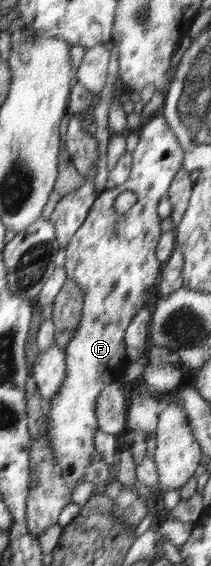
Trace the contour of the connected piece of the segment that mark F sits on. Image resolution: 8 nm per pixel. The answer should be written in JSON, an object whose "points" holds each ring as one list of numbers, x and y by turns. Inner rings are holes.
{"points":[[160,112,145,119,141,125,139,142,132,152,132,170,129,179,123,185,119,185,110,191,104,188,99,194,99,203,91,207,91,215,87,214,87,223,83,227,79,226,79,235,75,239,70,239,65,247,66,276,73,280,84,293,82,314,78,328,64,349,66,352,67,375,65,385,61,387,61,393,57,398,51,399,46,407,47,413,47,438,51,440,51,452,55,452,55,464,61,468,61,478,67,487,74,489,79,486,81,478,86,474,87,467,90,467,91,455,93,455,93,435,95,435,95,401,98,401,99,394,111,382,116,382,119,377,126,374,129,369,130,361,126,357,126,347,124,338,127,326,131,320,151,301,147,293,151,290,157,275,159,275,159,261,157,261,158,242,163,235,163,219,159,217,159,201,161,197,170,199,169,189,177,177,177,173,182,169,185,161,185,150,181,146,175,132,171,130,167,119],[123,191,133,191,137,195,137,203,125,211,117,213,114,203,117,196]]}

